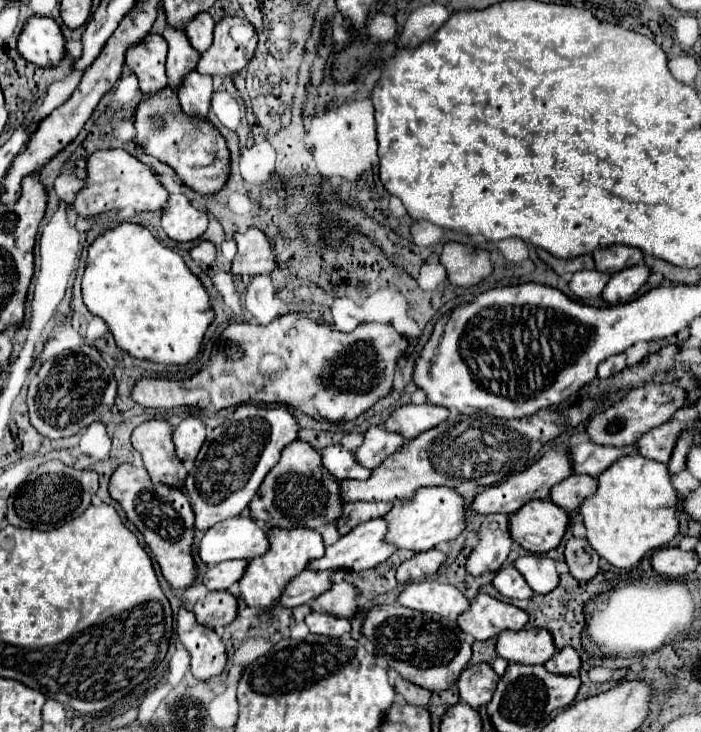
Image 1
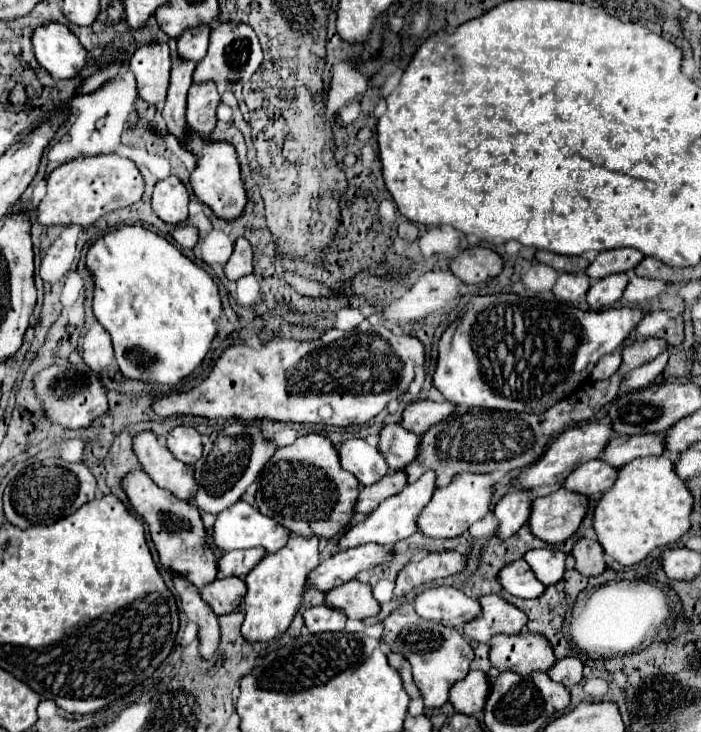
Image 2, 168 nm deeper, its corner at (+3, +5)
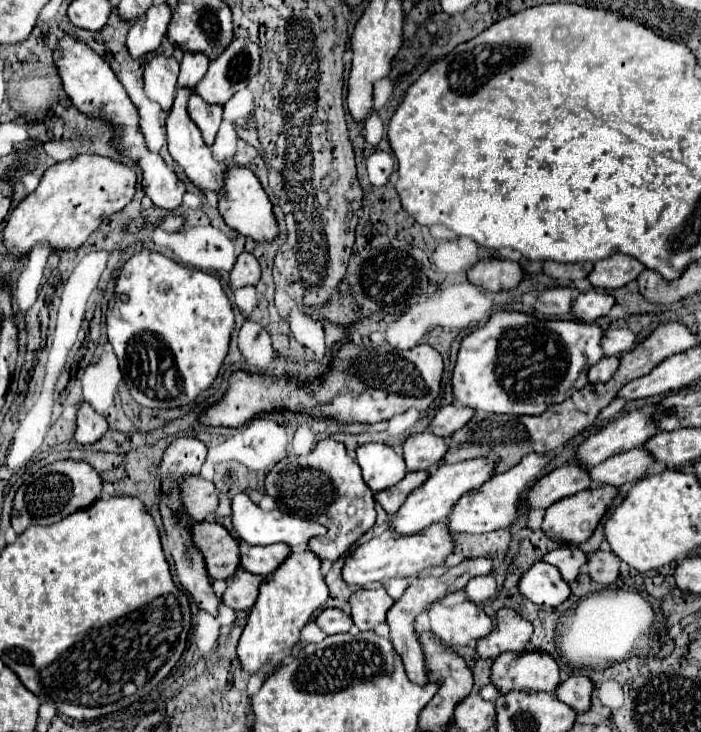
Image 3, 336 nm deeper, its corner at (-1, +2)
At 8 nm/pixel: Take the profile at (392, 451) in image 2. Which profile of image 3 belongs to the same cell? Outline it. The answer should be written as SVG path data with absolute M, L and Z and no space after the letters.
M428 431L414 433L404 441L404 463L408 471L426 471L440 463L448 449L446 439L436 437Z

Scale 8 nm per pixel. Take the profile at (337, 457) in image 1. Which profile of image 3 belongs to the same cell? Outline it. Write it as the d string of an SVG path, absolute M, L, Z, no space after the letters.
M366 443L356 449L356 463L362 469L366 485L372 493L396 485L406 475L402 455L384 443Z

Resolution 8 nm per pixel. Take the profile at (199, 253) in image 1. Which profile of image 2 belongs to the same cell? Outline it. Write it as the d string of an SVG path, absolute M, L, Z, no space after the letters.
M176 226L172 232L172 238L182 246L182 248L194 248L198 242L198 230L194 226Z

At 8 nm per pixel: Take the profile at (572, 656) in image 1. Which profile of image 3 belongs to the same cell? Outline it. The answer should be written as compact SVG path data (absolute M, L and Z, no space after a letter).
M570 675L566 681L562 681L556 689L556 697L570 705L576 711L586 711L590 707L590 695L592 695L592 681L586 675Z

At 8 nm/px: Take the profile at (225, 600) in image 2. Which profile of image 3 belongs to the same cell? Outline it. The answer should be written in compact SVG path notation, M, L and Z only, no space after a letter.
M238 569L228 581L226 591L222 595L222 603L232 607L234 611L248 611L256 603L258 587L264 577L256 577L244 569Z

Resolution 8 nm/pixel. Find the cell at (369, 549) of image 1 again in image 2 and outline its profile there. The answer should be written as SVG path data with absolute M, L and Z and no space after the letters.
M428 470L418 482L408 484L400 494L394 494L392 498L386 498L364 522L356 524L354 528L350 528L342 538L340 538L340 548L348 550L360 544L368 544L368 542L376 542L382 546L394 546L396 542L412 536L418 530L418 516L422 512L422 508L430 502L432 494L436 490L436 472Z

